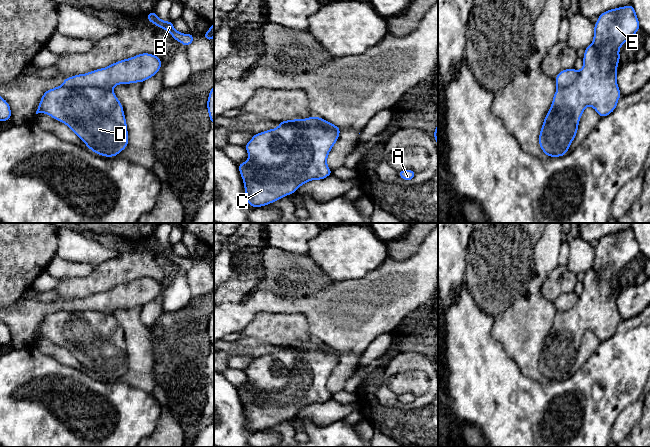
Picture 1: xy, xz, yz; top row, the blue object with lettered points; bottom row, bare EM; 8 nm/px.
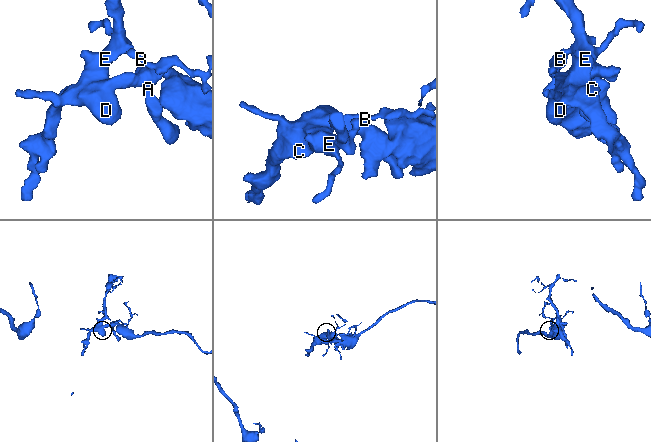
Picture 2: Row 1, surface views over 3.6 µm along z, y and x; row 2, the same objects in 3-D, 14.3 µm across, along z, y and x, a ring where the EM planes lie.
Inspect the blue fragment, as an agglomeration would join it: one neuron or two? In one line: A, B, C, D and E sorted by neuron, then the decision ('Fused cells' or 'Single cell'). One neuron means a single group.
Groups: A / B C D E. Fused cells

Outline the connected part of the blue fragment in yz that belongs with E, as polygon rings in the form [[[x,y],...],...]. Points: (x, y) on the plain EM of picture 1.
[[[632,228],[610,233],[598,240],[594,248],[593,266],[585,272],[583,291],[576,306],[568,311],[557,311],[551,331],[544,342],[538,366],[548,381],[562,381],[569,375],[587,330],[593,331],[600,342],[608,340],[616,333],[621,321],[616,304],[617,289],[621,284],[619,274],[626,265],[633,262],[639,252],[639,243]]]

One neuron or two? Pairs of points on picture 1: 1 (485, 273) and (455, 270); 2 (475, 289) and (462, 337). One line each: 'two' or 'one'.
1: two
2: two

